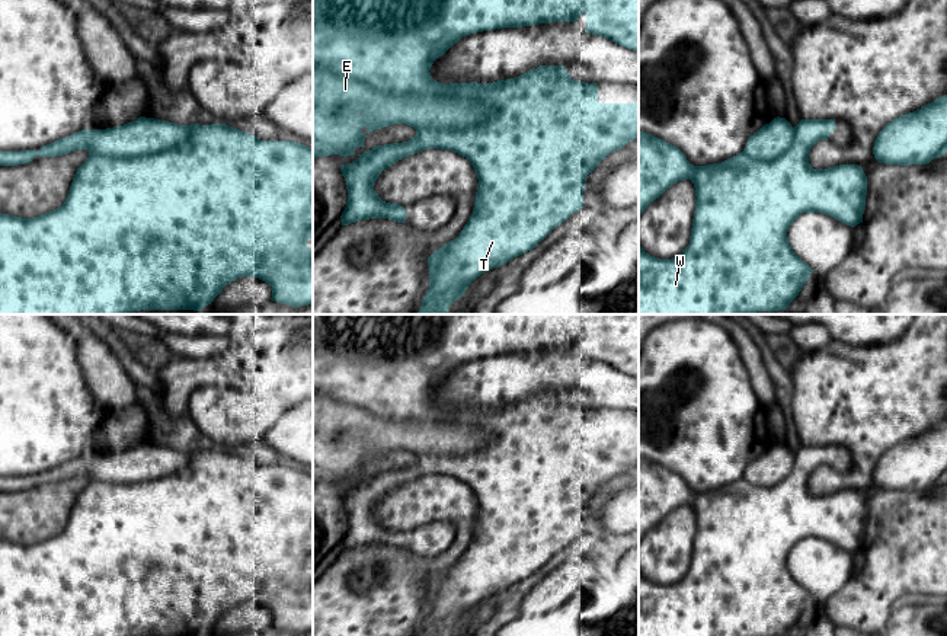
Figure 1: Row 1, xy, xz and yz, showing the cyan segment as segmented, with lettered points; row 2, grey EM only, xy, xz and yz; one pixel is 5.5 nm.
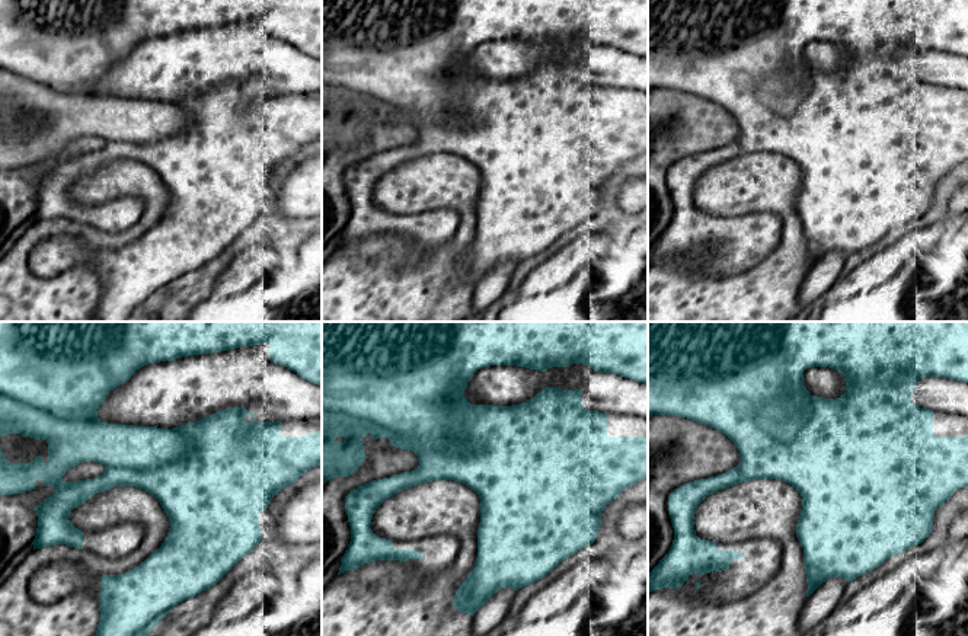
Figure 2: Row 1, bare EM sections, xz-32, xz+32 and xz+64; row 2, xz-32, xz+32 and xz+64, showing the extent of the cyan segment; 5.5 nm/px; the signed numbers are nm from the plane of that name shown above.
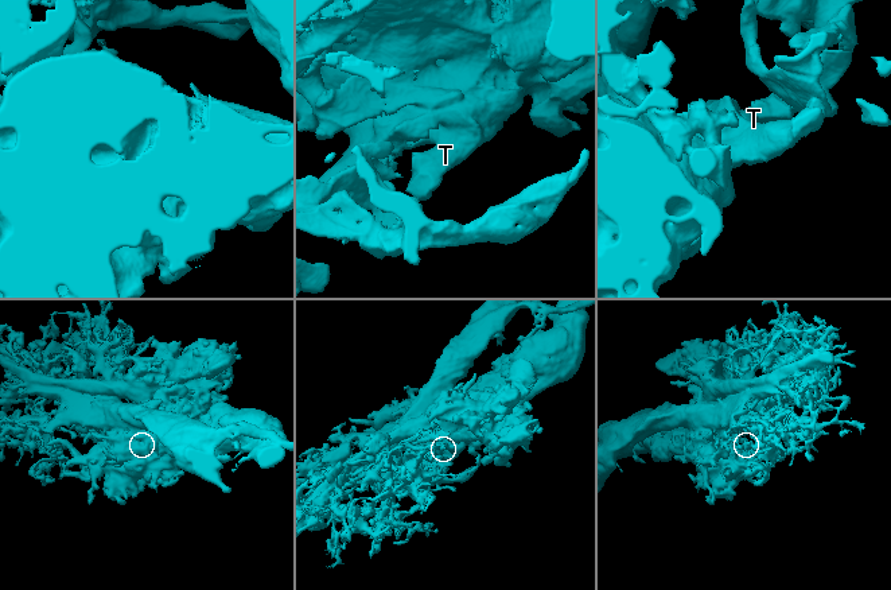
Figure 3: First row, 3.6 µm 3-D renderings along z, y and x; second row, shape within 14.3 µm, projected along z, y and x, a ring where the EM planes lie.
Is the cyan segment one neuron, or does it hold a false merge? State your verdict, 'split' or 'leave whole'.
split

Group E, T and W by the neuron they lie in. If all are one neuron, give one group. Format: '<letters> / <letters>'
E / T W

